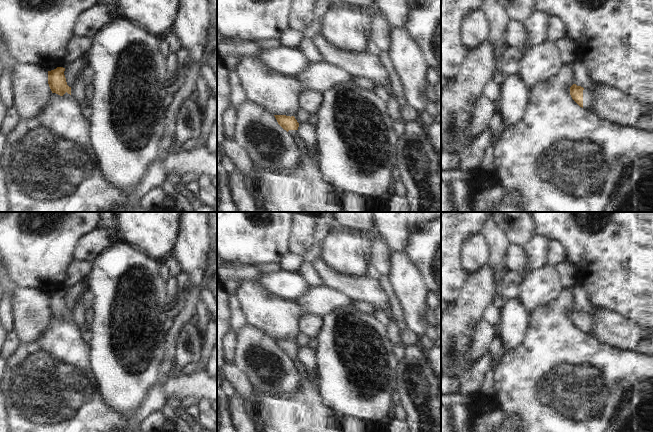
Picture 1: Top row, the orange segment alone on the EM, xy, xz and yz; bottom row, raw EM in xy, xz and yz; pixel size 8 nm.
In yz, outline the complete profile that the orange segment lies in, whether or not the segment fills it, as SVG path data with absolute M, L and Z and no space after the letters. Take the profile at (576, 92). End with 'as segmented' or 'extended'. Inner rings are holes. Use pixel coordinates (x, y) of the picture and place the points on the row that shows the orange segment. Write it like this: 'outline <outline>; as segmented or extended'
outline M573 84L570 87L572 99L582 108L594 112L594 99L592 93L581 86Z; extended

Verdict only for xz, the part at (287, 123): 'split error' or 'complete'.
split error

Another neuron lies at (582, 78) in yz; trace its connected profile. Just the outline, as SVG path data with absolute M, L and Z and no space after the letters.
M573 63L574 84L581 86L590 91L592 94L596 92L594 81L590 78L587 70L579 63Z

